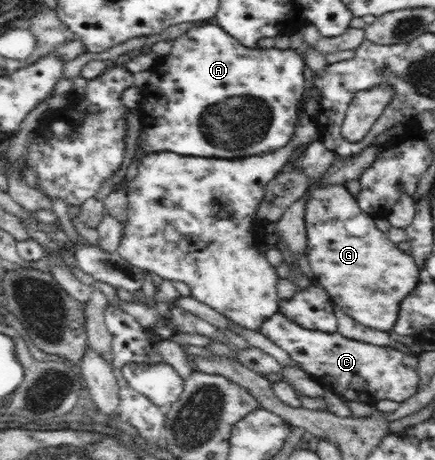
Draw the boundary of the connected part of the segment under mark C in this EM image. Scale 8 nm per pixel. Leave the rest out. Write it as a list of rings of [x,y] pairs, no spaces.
[[[275,313],[262,323],[260,332],[287,352],[291,359],[314,376],[325,388],[349,401],[375,405],[381,399],[404,401],[419,391],[418,356],[405,354],[393,347],[355,341],[337,332],[313,331]]]

